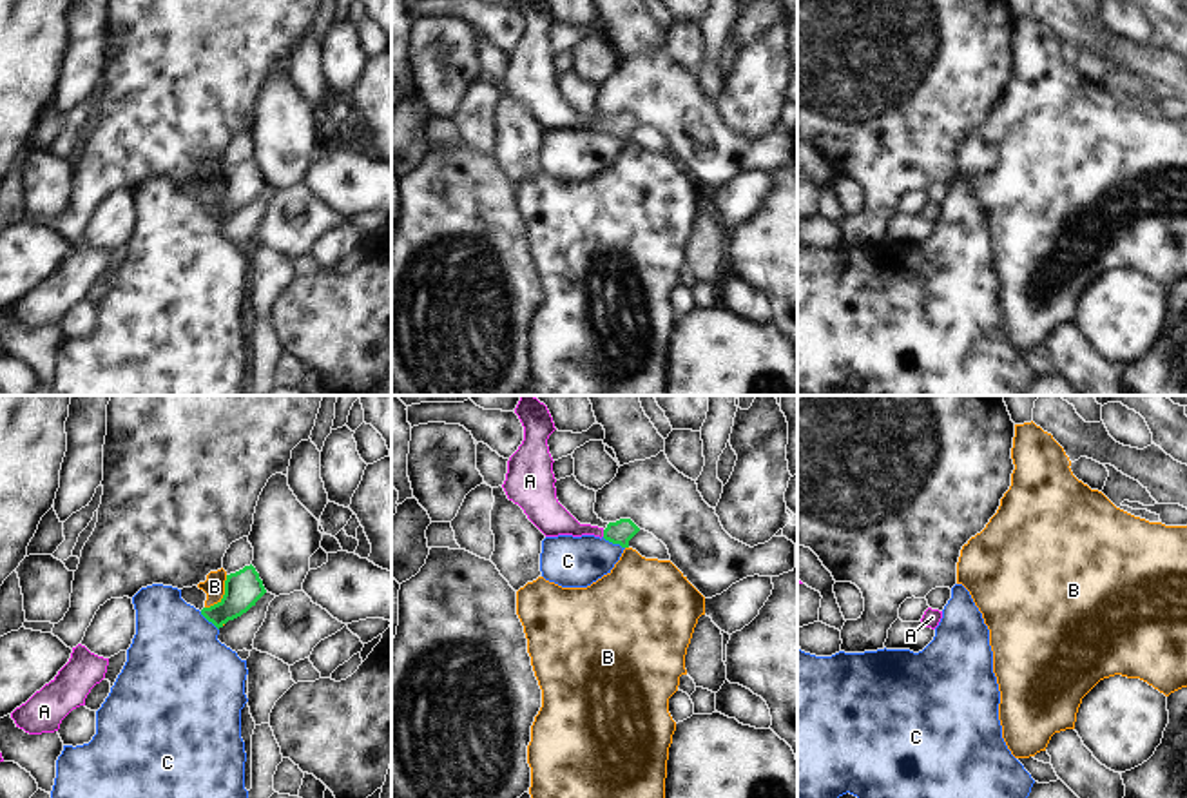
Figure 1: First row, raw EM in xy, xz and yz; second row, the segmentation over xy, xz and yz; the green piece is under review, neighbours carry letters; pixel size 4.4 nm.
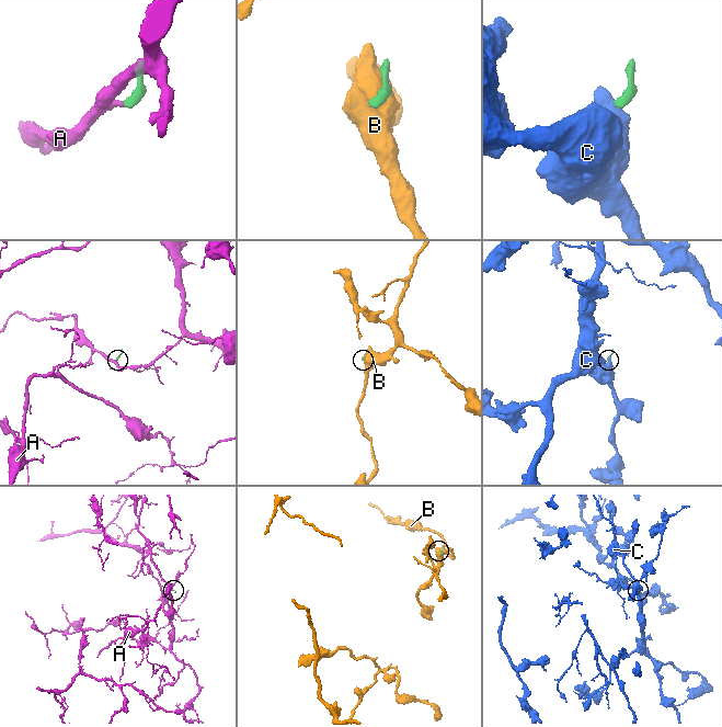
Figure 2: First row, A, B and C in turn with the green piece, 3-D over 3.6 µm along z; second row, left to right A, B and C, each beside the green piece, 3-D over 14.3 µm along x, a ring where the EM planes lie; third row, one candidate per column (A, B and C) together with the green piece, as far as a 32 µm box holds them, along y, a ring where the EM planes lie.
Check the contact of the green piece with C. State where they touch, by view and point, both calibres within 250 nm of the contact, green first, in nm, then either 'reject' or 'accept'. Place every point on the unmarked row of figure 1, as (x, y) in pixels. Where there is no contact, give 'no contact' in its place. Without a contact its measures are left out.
contact xz (613, 136); calibres 110 and 220 nm; reject

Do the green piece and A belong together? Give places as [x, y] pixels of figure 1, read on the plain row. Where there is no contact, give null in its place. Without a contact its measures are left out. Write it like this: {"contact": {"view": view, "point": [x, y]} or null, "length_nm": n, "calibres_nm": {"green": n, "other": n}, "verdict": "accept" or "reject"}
{"contact": {"view": "xz", "point": [604, 127]}, "length_nm": 30, "calibres_nm": {"green": 110, "other": 150}, "verdict": "accept"}

